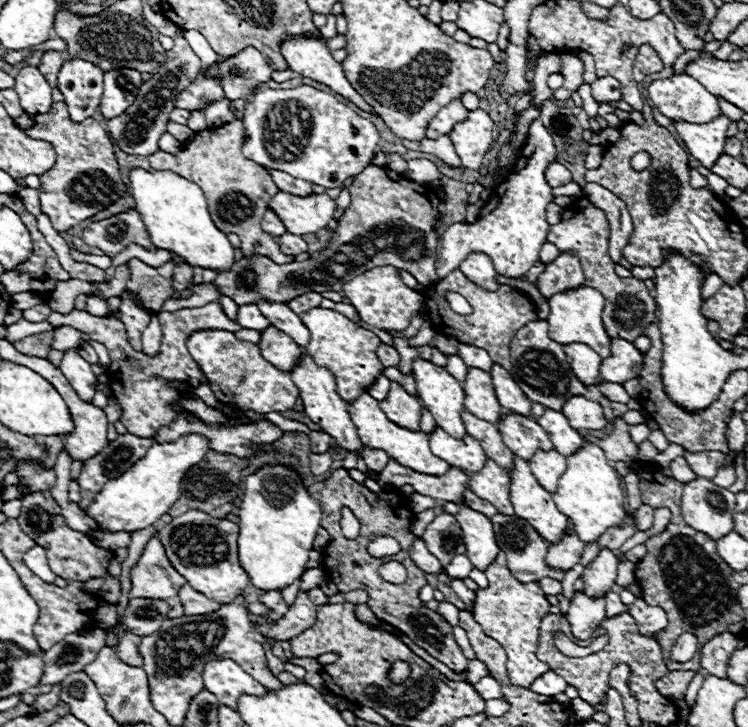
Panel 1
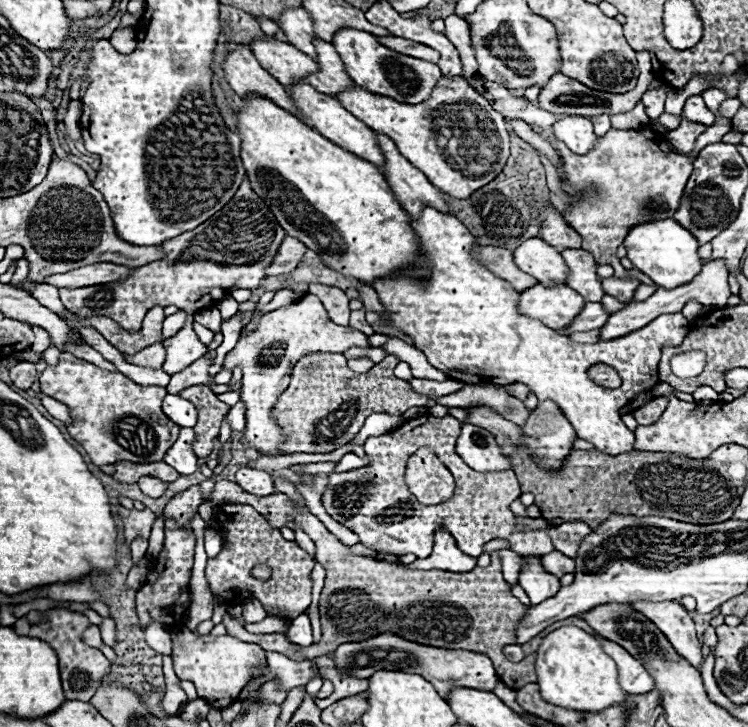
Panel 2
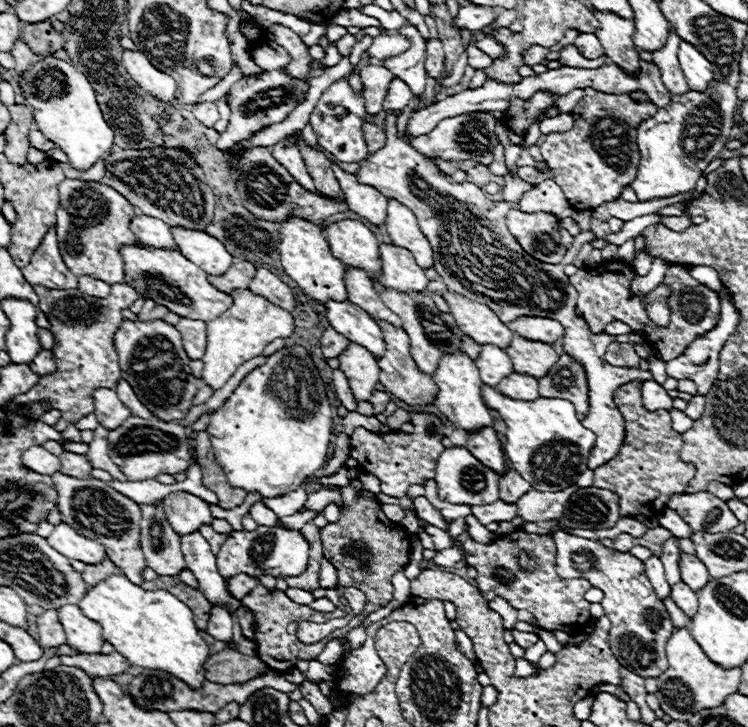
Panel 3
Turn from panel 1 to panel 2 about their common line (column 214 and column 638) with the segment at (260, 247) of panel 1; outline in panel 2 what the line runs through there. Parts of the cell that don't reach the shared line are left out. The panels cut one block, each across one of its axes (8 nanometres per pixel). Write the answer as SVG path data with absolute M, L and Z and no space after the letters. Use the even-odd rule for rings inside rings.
M726 120L716 122L709 126L695 142L695 151L691 155L676 154L676 152L664 152L662 150L662 136L654 132L652 128L634 128L634 130L616 130L612 128L606 136L598 140L598 146L590 150L584 156L572 154L560 140L552 138L554 148L560 154L562 160L562 172L566 174L566 182L562 182L562 190L574 198L572 206L566 206L562 210L562 216L568 226L572 226L582 236L582 248L592 252L598 264L616 264L620 266L620 258L616 258L616 248L624 242L624 234L628 234L628 226L634 226L636 222L648 222L648 218L672 218L672 214L678 210L684 184L688 182L692 174L692 160L696 151L708 144L720 142L726 132L732 128Z

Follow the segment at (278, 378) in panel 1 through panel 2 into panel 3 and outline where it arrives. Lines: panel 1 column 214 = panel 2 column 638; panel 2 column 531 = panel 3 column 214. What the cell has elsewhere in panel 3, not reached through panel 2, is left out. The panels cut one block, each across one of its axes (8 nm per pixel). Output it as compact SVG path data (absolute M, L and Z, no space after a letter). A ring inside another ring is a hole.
M234 290L230 292L230 296L232 296L232 306L226 312L222 312L218 318L206 322L208 346L202 358L204 364L202 380L214 390L222 388L240 364L260 356L266 344L270 344L276 338L288 338L294 332L292 314L280 306L274 306L266 298L254 294L252 290Z

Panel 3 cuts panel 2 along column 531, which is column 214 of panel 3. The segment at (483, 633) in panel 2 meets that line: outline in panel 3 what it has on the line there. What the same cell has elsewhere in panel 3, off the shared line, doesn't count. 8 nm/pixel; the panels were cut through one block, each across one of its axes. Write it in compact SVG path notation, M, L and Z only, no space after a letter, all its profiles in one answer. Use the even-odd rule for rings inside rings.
M225 649L222 659L208 659L204 662L206 680L214 684L242 684L250 678L264 674L267 666L258 657L247 656L239 651Z

